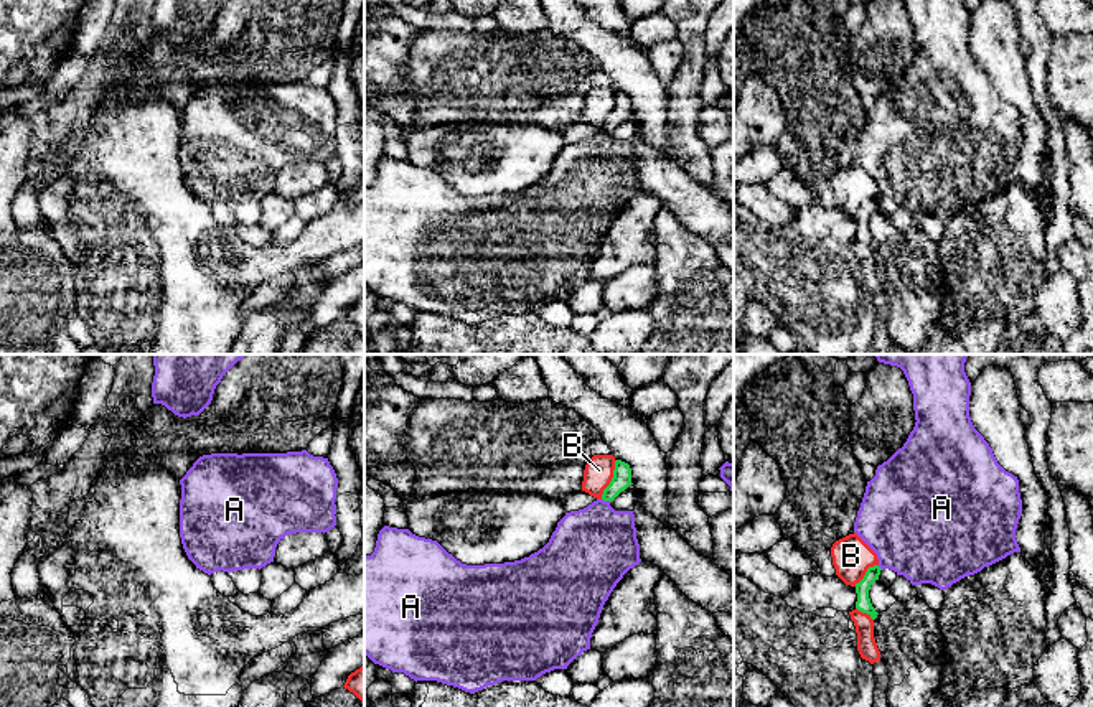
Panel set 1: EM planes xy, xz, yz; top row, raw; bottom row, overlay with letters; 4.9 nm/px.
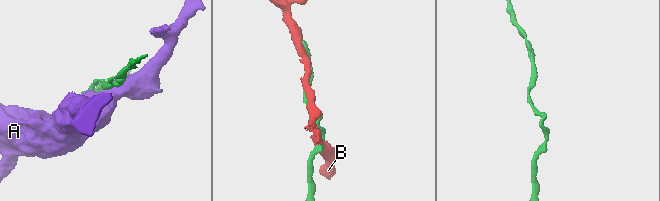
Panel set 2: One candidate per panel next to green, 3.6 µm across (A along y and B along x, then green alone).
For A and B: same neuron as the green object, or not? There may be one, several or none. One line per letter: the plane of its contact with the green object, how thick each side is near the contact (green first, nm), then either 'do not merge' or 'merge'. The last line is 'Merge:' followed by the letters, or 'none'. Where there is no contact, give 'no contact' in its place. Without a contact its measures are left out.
A: xz | 100/400 nm | do not merge
B: xz | 100/140 nm | do not merge
Merge: none

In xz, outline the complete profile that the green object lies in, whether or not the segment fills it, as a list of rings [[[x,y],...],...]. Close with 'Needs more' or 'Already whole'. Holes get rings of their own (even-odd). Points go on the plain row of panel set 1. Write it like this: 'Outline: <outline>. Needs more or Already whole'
Outline: [[[617,91],[613,109],[610,115],[603,120],[602,130],[613,132],[622,122],[625,122],[631,114],[631,99],[628,94]]]. Already whole

